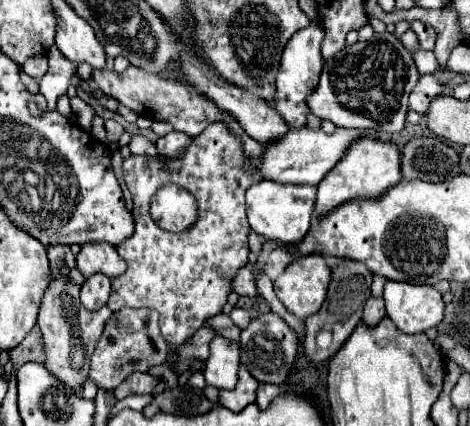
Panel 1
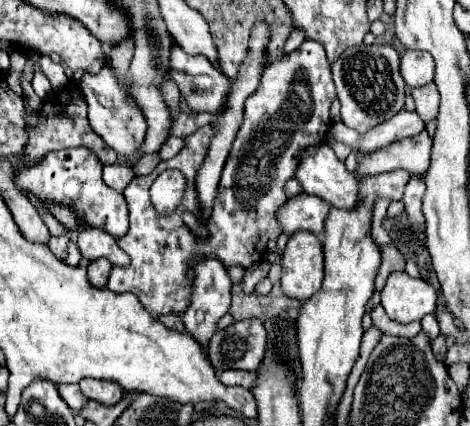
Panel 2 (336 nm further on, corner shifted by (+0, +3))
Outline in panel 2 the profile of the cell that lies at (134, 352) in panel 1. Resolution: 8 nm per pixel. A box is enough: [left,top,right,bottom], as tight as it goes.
[80,378,124,406]

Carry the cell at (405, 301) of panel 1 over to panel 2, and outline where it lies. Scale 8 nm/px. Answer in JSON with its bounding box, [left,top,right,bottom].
[380,272,436,324]

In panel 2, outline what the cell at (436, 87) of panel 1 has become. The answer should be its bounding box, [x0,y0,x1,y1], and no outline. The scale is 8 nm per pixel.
[410,84,440,122]

